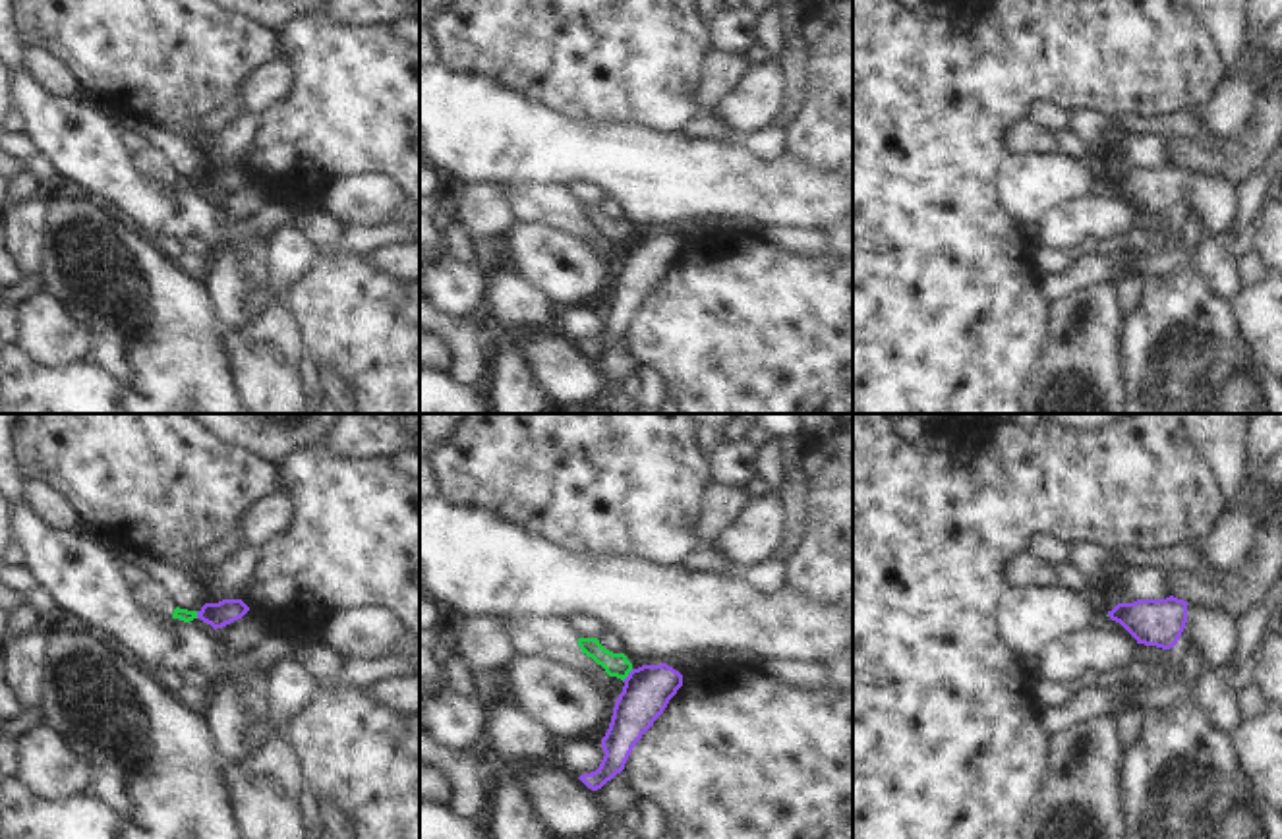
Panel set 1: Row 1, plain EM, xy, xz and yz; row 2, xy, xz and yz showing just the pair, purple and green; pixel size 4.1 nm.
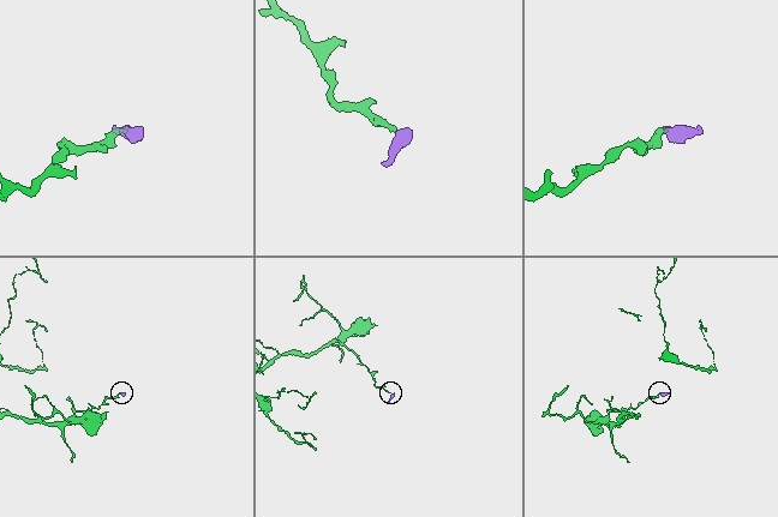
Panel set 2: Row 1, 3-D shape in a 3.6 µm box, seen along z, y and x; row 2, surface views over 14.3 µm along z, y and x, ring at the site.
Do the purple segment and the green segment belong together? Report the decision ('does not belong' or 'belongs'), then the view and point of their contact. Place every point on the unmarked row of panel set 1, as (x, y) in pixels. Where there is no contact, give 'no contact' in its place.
does not belong; meets purple in xz at (629, 242)

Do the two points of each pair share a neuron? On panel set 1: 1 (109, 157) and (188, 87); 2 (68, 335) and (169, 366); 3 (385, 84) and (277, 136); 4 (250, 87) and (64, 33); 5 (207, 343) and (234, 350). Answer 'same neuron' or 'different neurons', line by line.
1: different neurons
2: different neurons
3: same neuron
4: different neurons
5: different neurons

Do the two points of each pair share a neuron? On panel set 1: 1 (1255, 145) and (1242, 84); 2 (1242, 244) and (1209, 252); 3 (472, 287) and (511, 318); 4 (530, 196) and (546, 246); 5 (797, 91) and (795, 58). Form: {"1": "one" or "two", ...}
{"1": "two", "2": "two", "3": "two", "4": "two", "5": "one"}

